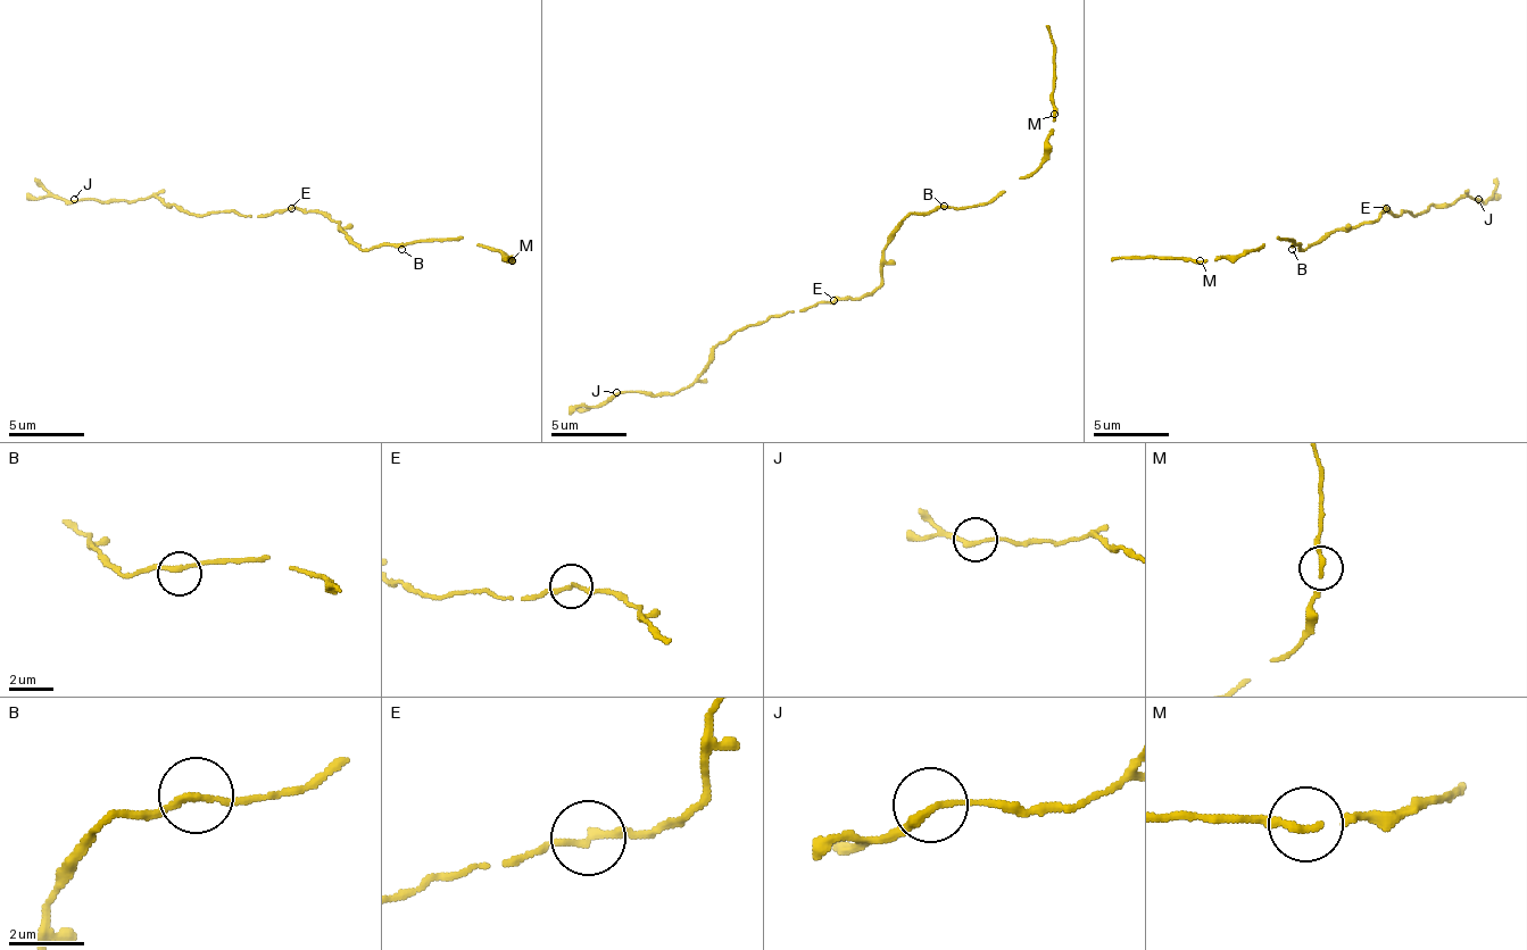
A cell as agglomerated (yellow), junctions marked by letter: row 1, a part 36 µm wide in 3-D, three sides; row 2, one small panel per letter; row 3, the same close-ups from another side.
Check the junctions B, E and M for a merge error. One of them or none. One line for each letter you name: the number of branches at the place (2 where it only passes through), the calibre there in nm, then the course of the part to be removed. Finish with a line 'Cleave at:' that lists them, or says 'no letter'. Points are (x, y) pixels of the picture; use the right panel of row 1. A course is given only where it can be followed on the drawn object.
Cleave at: no letter

